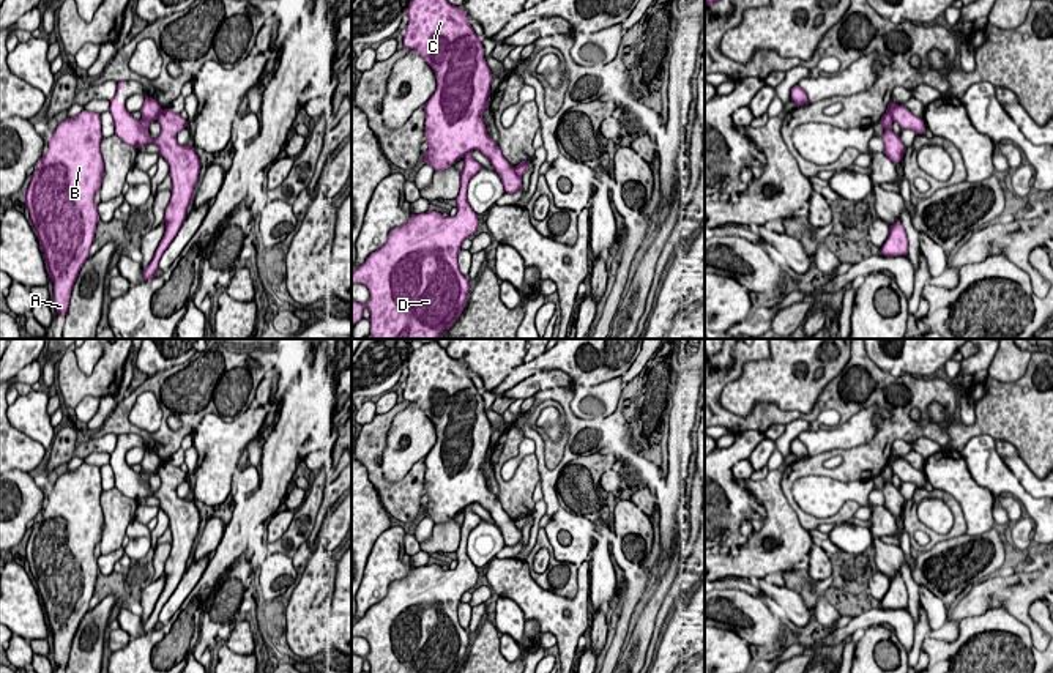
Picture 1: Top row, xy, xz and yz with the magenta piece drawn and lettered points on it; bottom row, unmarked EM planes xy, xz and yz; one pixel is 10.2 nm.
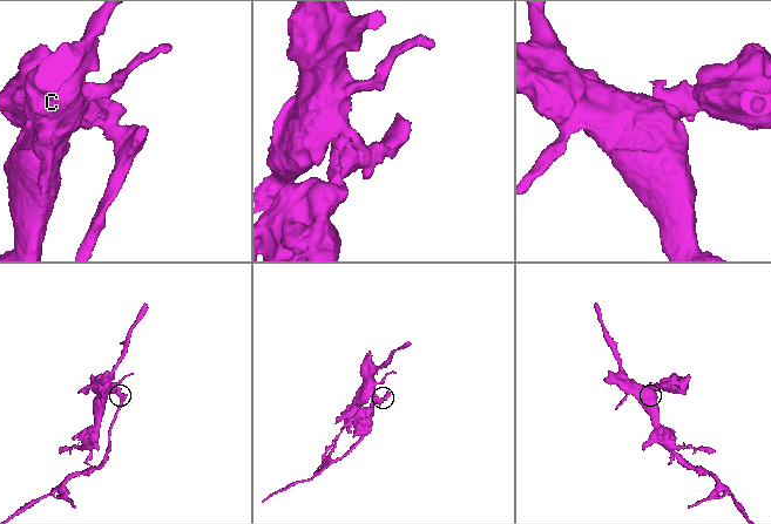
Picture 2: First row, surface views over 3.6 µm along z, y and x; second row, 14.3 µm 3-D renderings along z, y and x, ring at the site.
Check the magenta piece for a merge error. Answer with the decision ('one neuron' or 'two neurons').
two neurons

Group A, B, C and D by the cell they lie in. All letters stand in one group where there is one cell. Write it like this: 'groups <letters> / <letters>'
groups A B C / D

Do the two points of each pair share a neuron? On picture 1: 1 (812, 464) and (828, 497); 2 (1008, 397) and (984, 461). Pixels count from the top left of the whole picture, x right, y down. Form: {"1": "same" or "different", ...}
{"1": "different", "2": "different"}

